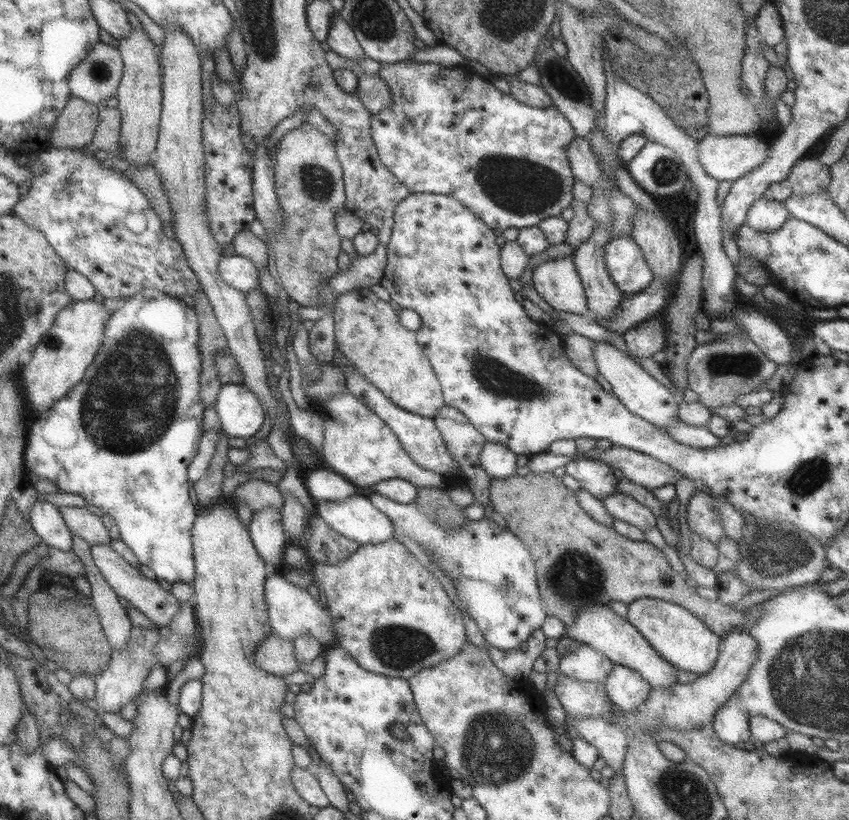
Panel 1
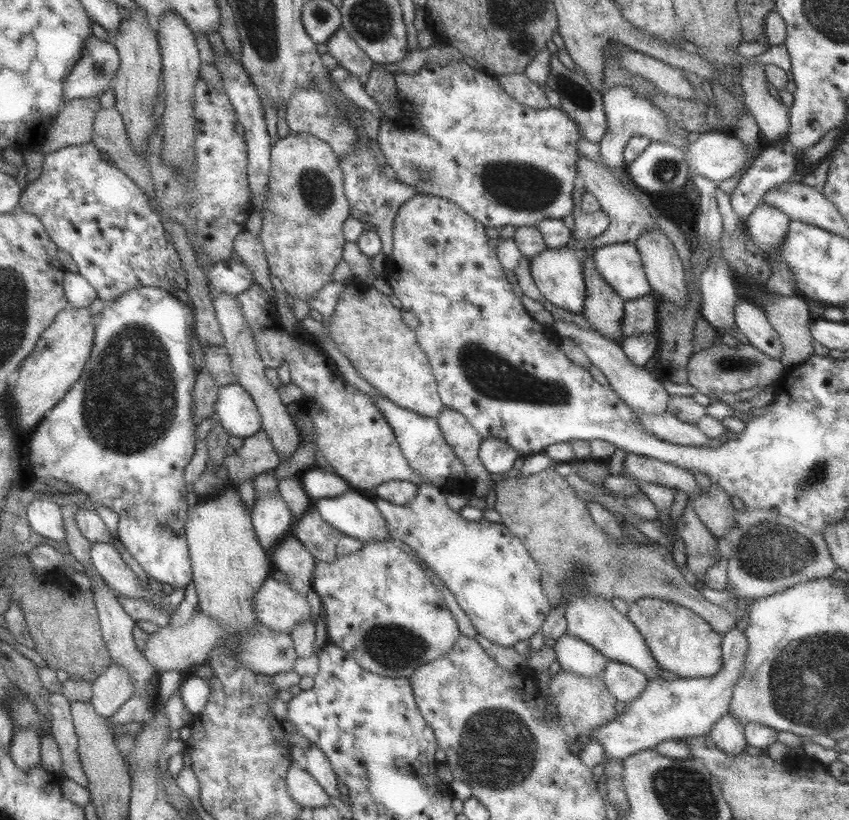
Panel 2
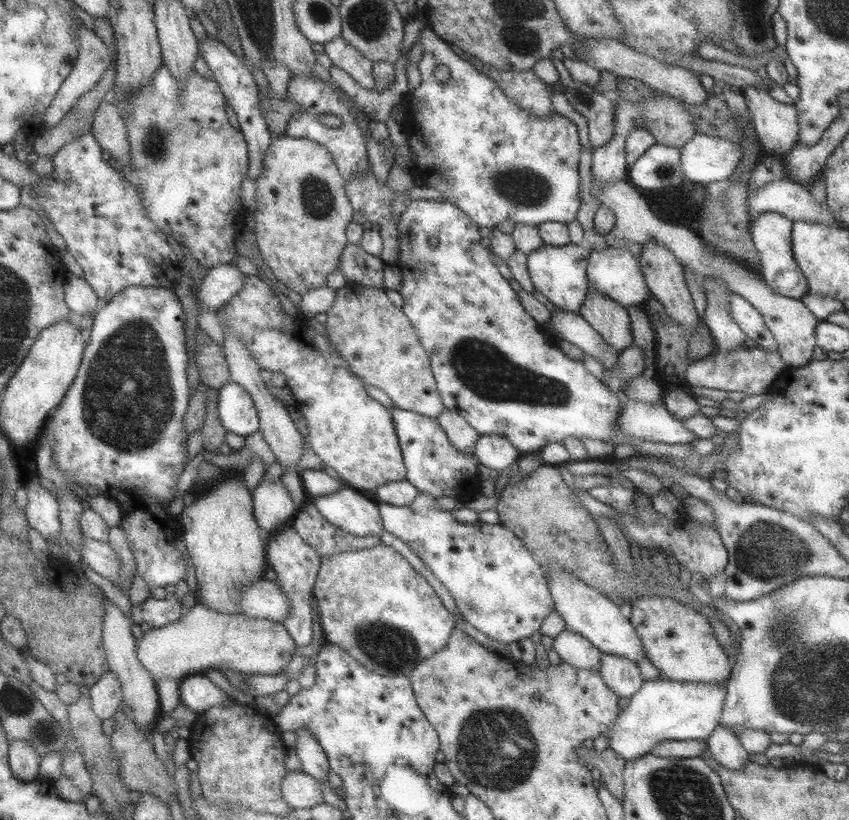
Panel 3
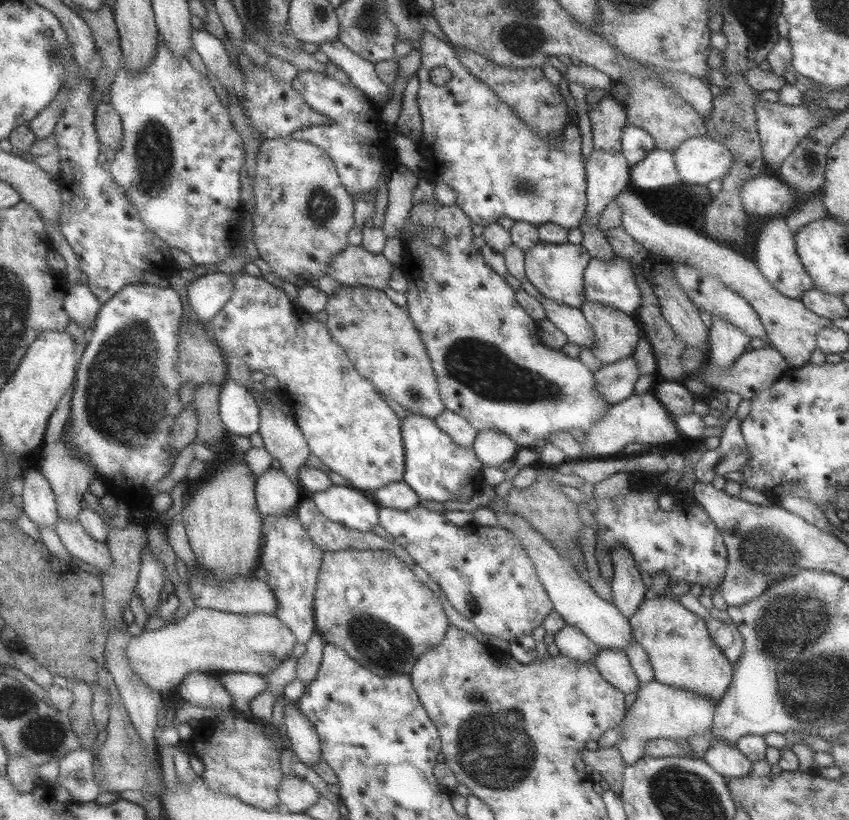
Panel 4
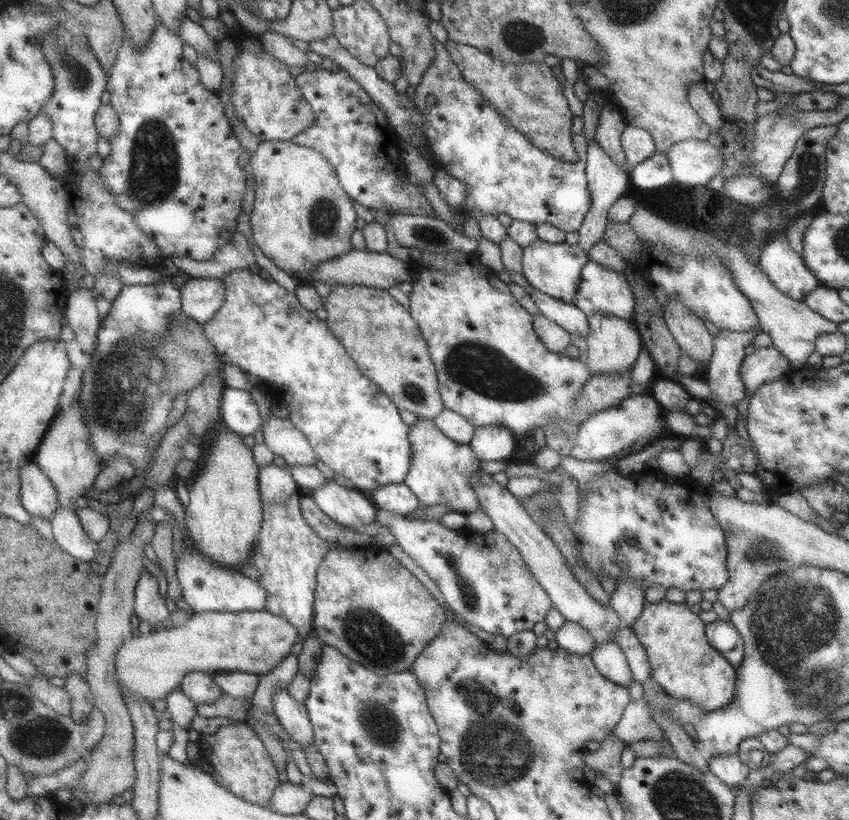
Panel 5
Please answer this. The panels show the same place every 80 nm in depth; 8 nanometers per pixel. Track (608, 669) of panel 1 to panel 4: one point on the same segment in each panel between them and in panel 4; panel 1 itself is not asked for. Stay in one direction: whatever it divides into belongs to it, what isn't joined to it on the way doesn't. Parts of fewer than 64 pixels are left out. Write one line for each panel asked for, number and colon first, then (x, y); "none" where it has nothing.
2: (574, 655)
3: (573, 649)
4: (572, 642)

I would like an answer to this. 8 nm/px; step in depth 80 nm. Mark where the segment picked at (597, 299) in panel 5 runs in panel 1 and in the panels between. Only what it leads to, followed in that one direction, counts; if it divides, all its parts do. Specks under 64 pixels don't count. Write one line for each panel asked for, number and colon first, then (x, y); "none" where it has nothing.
1: (627, 265)
2: (620, 264)
3: (617, 272)
4: (612, 282)

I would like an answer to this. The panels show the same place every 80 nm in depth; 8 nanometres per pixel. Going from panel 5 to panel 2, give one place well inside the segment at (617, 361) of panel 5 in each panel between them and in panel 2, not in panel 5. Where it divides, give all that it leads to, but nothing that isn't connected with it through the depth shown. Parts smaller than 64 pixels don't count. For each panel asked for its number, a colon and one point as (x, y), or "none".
2: (604, 308)
3: (610, 319)
4: (616, 334)

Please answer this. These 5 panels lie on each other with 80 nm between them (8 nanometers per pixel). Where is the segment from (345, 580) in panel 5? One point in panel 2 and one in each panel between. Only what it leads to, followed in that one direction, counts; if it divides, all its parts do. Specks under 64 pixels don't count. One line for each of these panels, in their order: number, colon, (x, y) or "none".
2: (380, 606)
3: (372, 603)
4: (370, 603)

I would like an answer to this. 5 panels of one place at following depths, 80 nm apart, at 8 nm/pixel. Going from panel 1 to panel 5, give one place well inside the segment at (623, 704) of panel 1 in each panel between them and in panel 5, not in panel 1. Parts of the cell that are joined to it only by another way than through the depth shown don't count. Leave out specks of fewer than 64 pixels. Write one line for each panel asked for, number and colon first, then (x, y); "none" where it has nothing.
2: (626, 683)
3: (623, 677)
4: (614, 665)
5: (610, 658)

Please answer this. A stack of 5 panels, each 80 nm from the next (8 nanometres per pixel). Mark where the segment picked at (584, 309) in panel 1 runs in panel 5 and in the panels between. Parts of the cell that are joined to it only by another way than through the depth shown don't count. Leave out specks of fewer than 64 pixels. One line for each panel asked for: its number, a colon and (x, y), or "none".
2: (558, 273)
3: (560, 272)
4: (557, 270)
5: (555, 269)

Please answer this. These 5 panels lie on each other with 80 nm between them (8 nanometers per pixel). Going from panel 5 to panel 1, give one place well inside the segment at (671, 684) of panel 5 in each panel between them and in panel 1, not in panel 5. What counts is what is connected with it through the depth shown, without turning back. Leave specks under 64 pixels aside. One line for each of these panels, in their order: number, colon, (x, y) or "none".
1: (685, 641)
2: (682, 642)
3: (679, 641)
4: (682, 653)

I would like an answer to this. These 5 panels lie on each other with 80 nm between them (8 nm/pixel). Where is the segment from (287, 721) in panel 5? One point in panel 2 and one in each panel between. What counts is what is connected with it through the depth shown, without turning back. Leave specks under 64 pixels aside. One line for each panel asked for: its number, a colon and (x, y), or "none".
2: (316, 762)
3: (314, 761)
4: (305, 741)

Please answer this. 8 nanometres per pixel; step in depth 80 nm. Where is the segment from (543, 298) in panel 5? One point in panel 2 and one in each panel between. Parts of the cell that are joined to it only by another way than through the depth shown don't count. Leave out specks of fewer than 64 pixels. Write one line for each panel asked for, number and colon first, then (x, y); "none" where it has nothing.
2: (639, 389)
3: (571, 326)
4: (571, 321)

